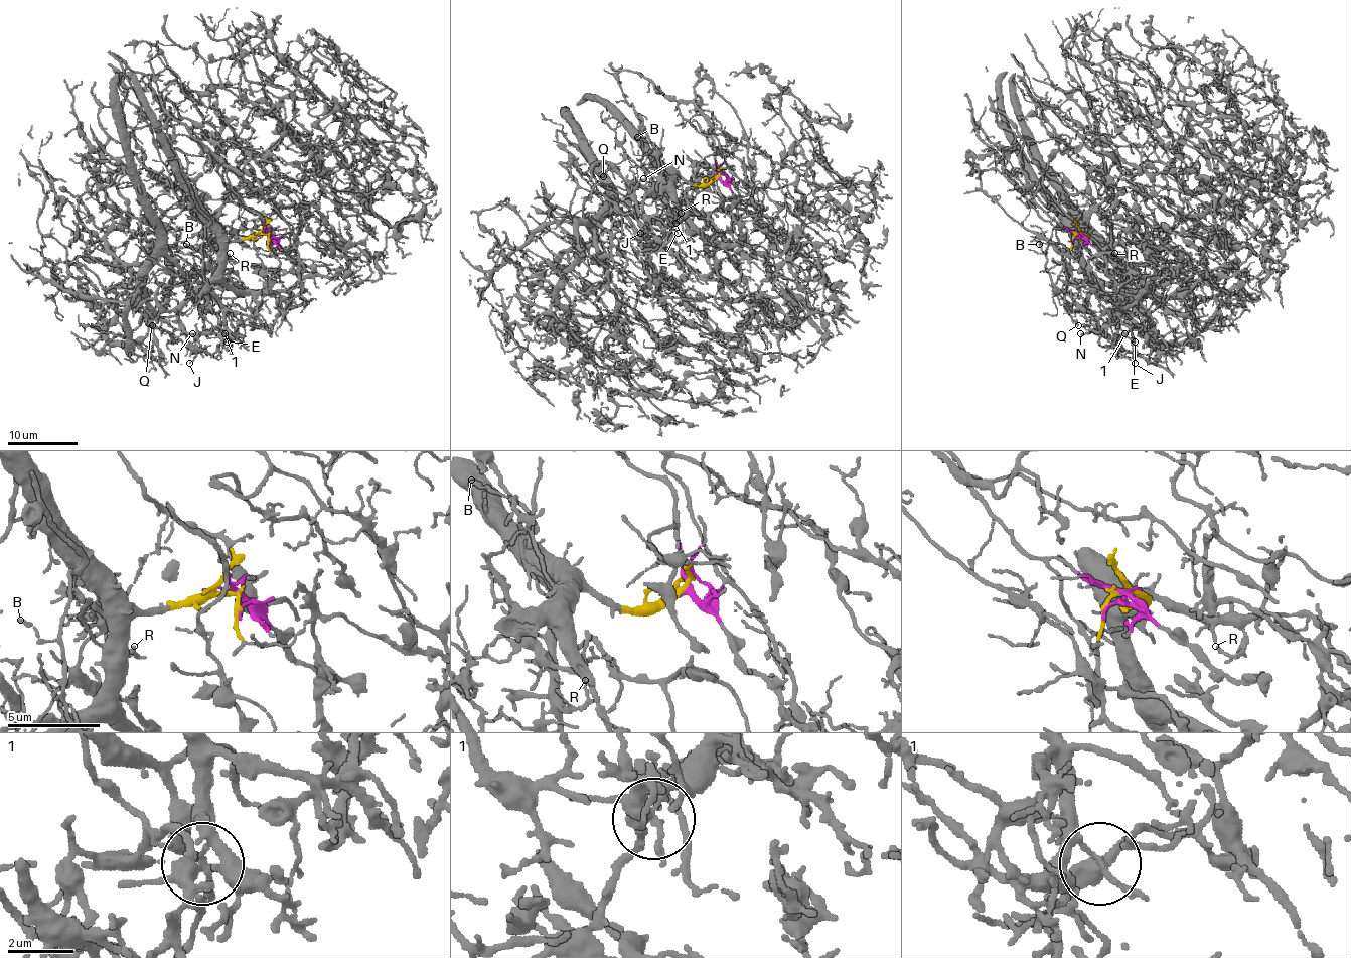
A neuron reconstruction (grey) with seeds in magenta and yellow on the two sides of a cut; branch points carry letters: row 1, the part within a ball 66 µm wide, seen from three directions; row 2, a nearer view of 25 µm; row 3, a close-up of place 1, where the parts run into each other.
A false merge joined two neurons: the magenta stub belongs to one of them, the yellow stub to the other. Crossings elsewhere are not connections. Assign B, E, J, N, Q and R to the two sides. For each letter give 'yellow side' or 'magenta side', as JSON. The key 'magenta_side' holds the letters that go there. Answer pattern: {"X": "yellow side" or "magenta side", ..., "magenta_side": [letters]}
{"B": "magenta side", "E": "yellow side", "J": "yellow side", "N": "yellow side", "Q": "yellow side", "R": "yellow side", "magenta_side": ["B"]}

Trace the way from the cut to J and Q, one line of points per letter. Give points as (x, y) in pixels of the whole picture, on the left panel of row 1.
J: (263, 233), (228, 243), (224, 264), (182, 308), (178, 325), (199, 351), (189, 363)
Q: (263, 233), (228, 243), (224, 264), (173, 308), (159, 313), (151, 322), (152, 325)

